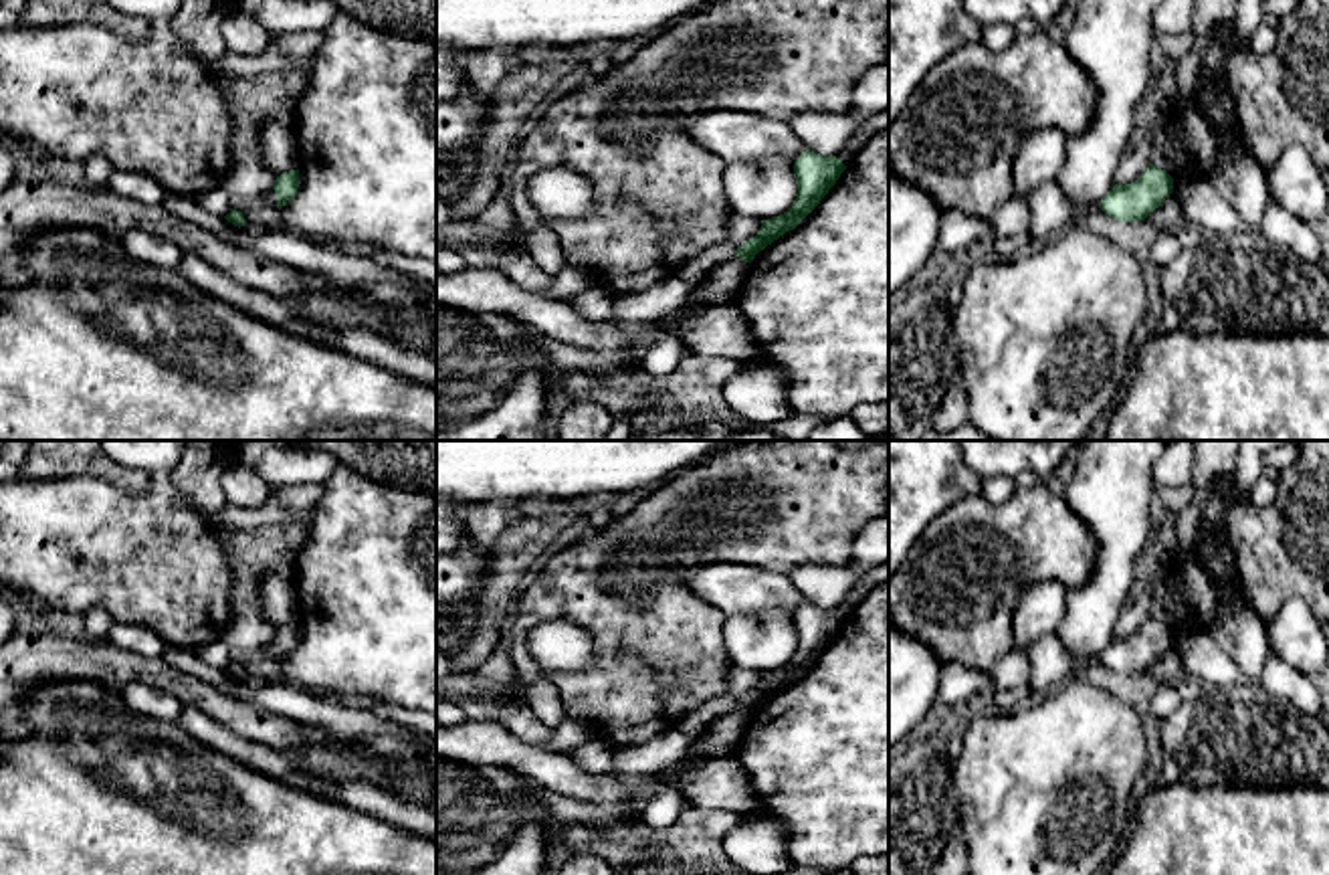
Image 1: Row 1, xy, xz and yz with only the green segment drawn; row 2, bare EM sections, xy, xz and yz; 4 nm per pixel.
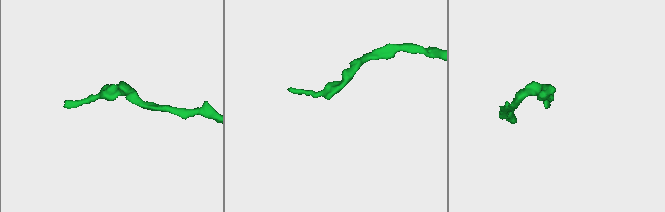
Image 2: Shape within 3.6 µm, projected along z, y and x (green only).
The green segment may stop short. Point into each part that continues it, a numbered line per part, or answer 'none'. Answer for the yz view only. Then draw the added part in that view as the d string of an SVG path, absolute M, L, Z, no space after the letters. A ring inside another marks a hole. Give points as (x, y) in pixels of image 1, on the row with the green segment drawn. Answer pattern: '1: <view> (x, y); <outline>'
none

